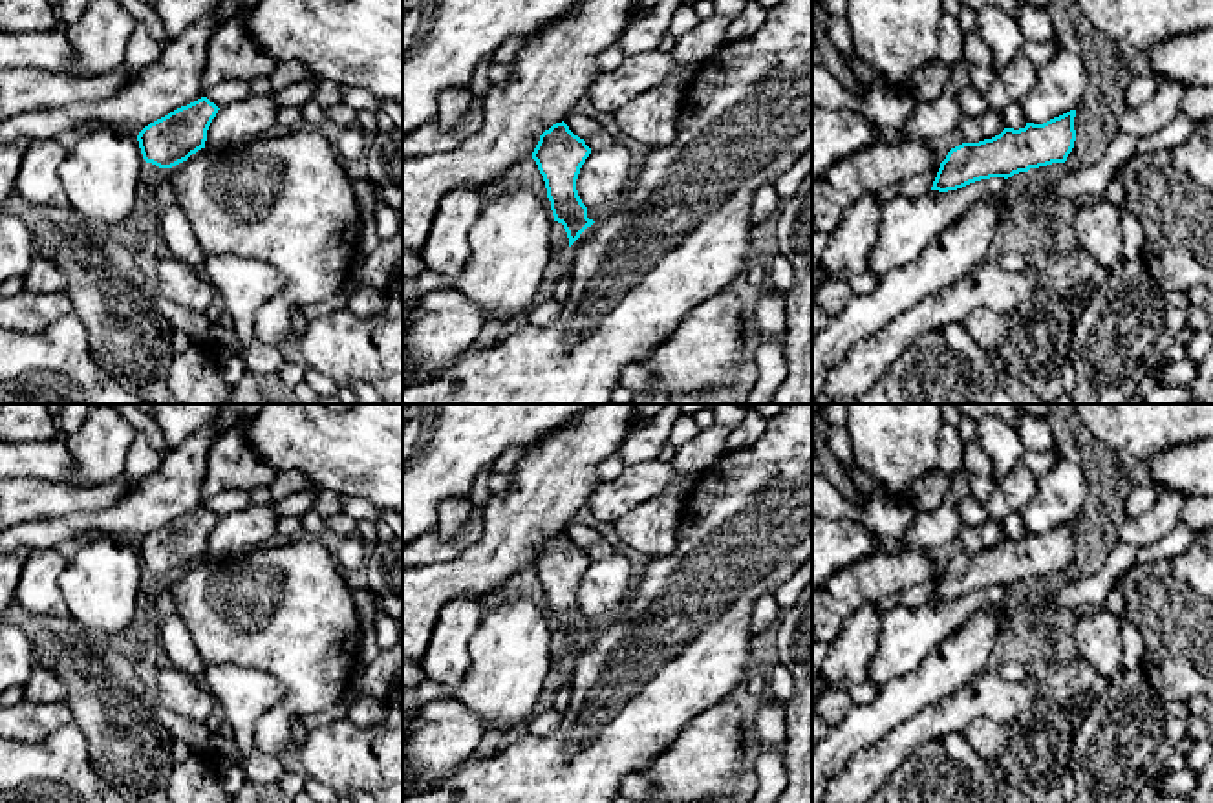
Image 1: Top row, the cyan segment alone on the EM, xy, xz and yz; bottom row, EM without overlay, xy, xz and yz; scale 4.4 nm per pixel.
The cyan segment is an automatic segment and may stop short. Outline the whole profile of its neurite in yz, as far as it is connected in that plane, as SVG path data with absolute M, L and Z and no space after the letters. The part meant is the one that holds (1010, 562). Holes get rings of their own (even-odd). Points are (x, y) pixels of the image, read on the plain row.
M1076 519L1043 534L1004 538L999 545L951 558L940 573L931 600L948 602L990 587L1012 587L1030 578L1065 573L1074 558Z

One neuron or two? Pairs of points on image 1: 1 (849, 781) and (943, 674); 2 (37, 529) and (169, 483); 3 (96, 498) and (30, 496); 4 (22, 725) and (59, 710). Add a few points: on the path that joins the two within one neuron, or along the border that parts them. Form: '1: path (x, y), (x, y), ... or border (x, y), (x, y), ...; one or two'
1: border (939, 701), (902, 719), (866, 747); two
2: path (70, 527), (88, 522), (132, 518), (136, 514); one
3: path (79, 498), (46, 498); one
4: path (32, 721), (50, 716); one

